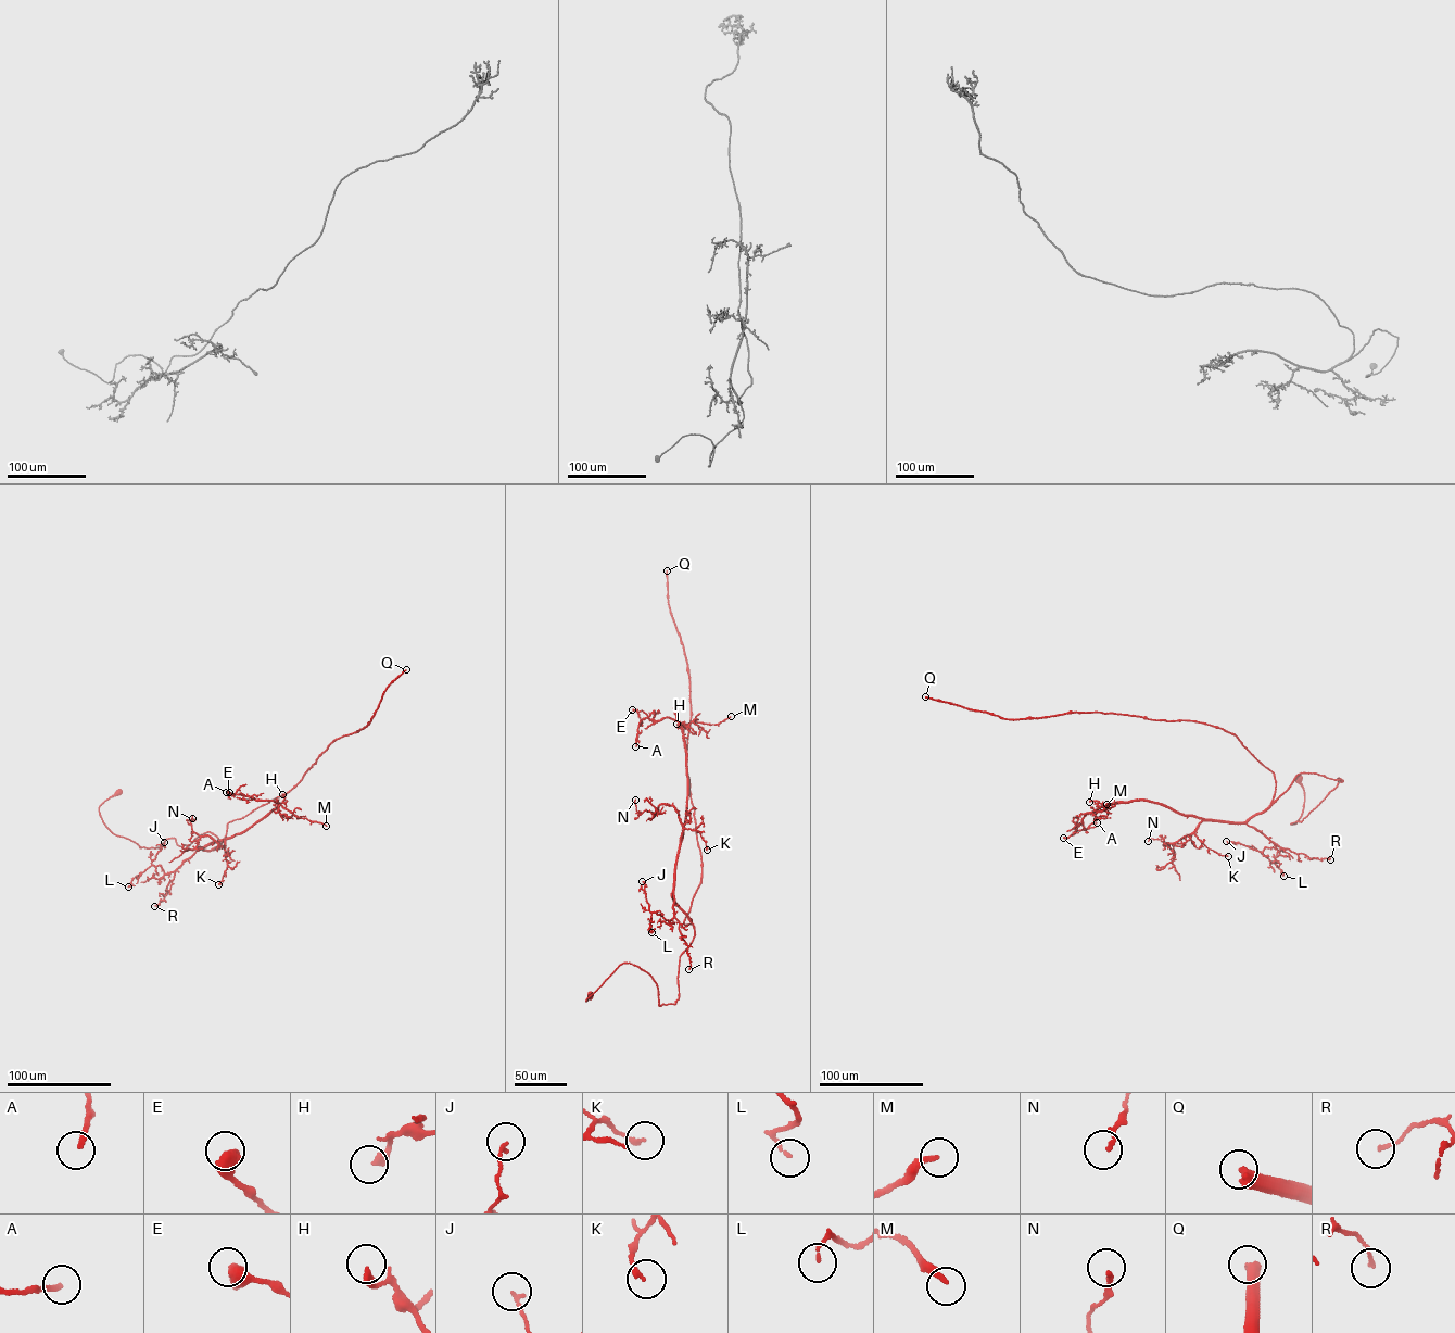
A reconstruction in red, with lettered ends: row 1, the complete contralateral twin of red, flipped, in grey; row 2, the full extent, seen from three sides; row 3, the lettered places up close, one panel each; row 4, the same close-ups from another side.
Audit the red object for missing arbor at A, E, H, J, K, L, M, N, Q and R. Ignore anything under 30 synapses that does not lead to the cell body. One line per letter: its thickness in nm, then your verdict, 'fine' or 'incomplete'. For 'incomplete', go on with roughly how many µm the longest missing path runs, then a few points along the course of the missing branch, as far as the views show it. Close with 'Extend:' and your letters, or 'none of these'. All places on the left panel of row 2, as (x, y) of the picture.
A: calibre 200 nm; fine
E: calibre 650 nm; fine
H: calibre 280 nm; fine
J: calibre 120 nm; fine
K: calibre 160 nm; fine
L: calibre 80 nm; fine
M: calibre 240 nm; fine
N: calibre 130 nm; fine
Q: calibre 440 nm; incomplete; missing 450 µm
R: calibre 120 nm; fine
Extend: Q

